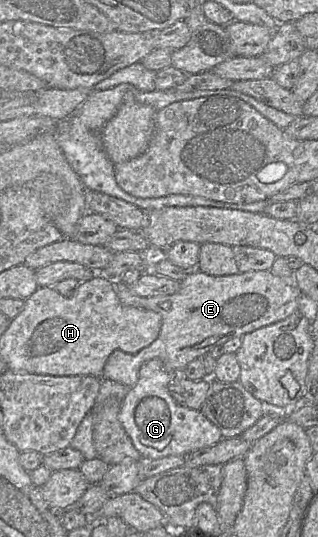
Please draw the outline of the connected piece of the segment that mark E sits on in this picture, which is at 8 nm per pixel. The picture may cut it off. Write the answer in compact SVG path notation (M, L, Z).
M195 269L188 272L180 282L180 289L171 295L141 297L119 280L116 290L122 304L152 310L162 318L159 335L149 346L134 354L115 350L104 365L101 379L119 382L128 388L136 384L141 365L153 358L160 359L169 373L182 373L188 363L210 353L216 346L281 321L301 305L301 294L294 279L284 280L270 270L210 276Z

